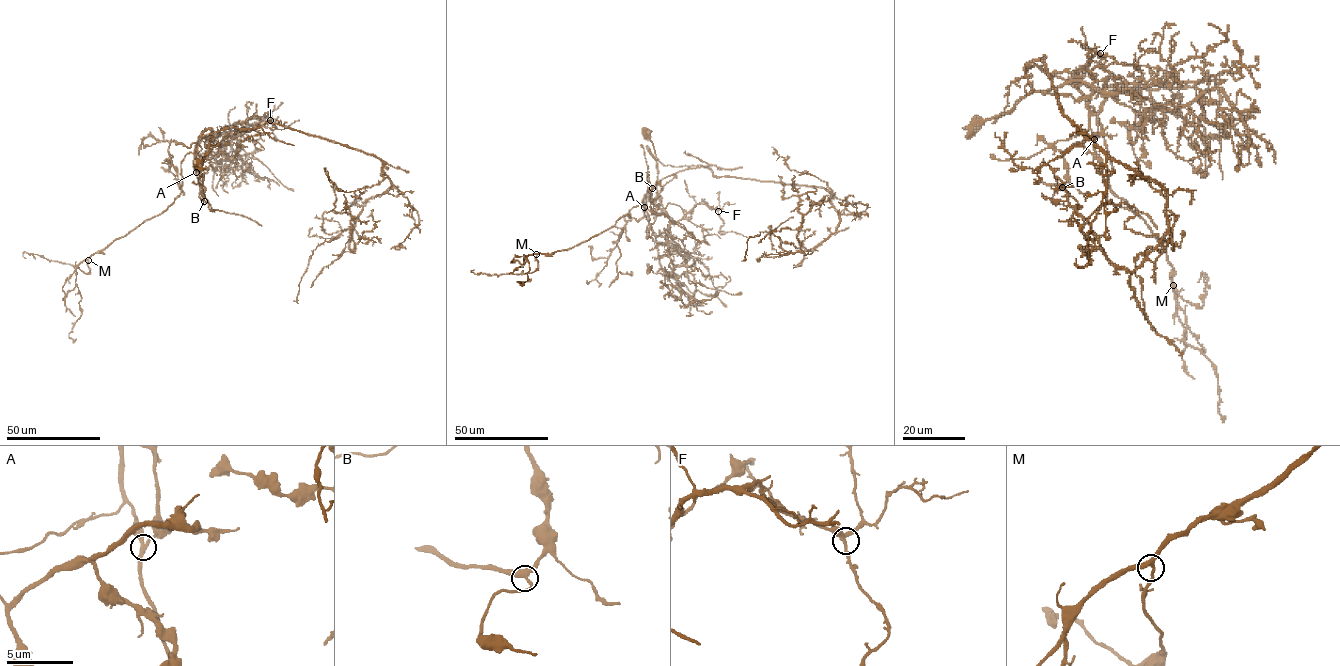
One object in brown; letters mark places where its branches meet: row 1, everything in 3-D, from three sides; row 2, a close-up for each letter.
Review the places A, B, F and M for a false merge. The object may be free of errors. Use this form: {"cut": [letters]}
{"cut": ["A"]}

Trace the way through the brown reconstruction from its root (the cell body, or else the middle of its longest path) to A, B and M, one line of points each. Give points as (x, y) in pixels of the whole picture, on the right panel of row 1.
A: (975, 123), (1007, 113), (1026, 95), (1029, 63), (1082, 95), (1094, 139)
B: (975, 123), (1026, 95), (1028, 63), (1067, 80), (1086, 100), (1089, 129), (1053, 144), (1067, 170), (1062, 187)
M: (975, 123), (1026, 95), (1028, 63), (1067, 80), (1101, 126), (1109, 188), (1165, 249), (1173, 285)

